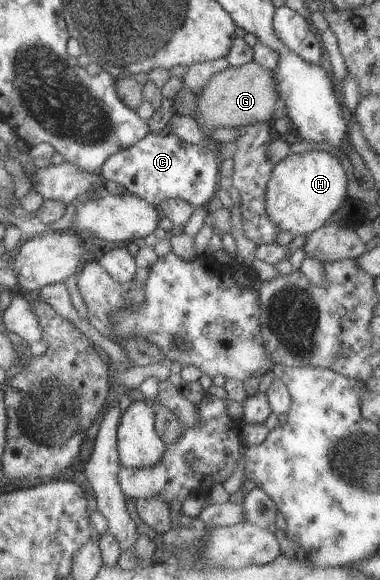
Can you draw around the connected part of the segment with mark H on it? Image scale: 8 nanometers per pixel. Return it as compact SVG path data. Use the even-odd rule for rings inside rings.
M322 151L286 155L271 170L264 191L264 210L280 230L305 235L321 227L345 201L347 178L341 159Z

